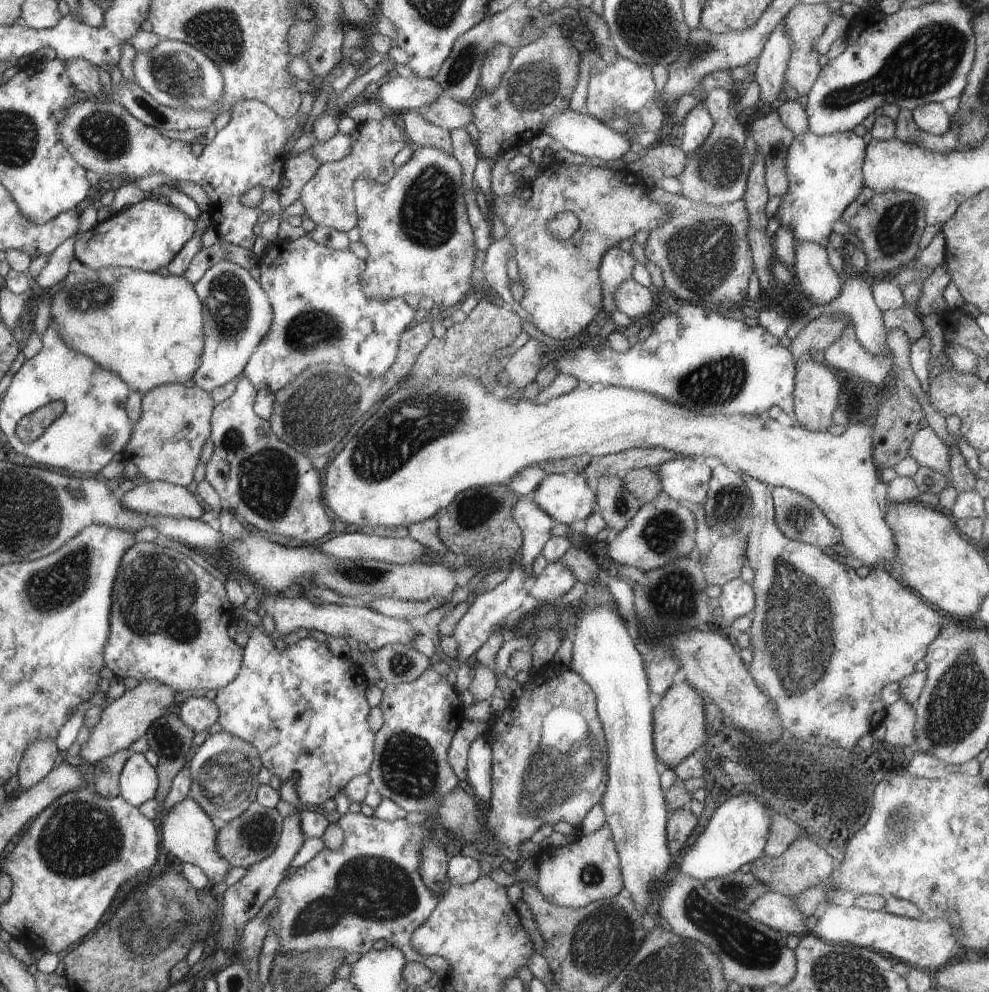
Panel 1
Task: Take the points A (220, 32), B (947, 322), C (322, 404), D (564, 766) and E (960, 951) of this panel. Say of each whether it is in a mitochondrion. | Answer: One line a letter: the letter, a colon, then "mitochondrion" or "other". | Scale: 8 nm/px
A: mitochondrion
B: other
C: mitochondrion
D: mitochondrion
E: other

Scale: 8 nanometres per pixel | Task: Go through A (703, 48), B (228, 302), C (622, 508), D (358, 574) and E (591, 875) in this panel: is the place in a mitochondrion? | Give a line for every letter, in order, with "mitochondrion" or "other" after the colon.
A: mitochondrion
B: mitochondrion
C: mitochondrion
D: mitochondrion
E: mitochondrion

